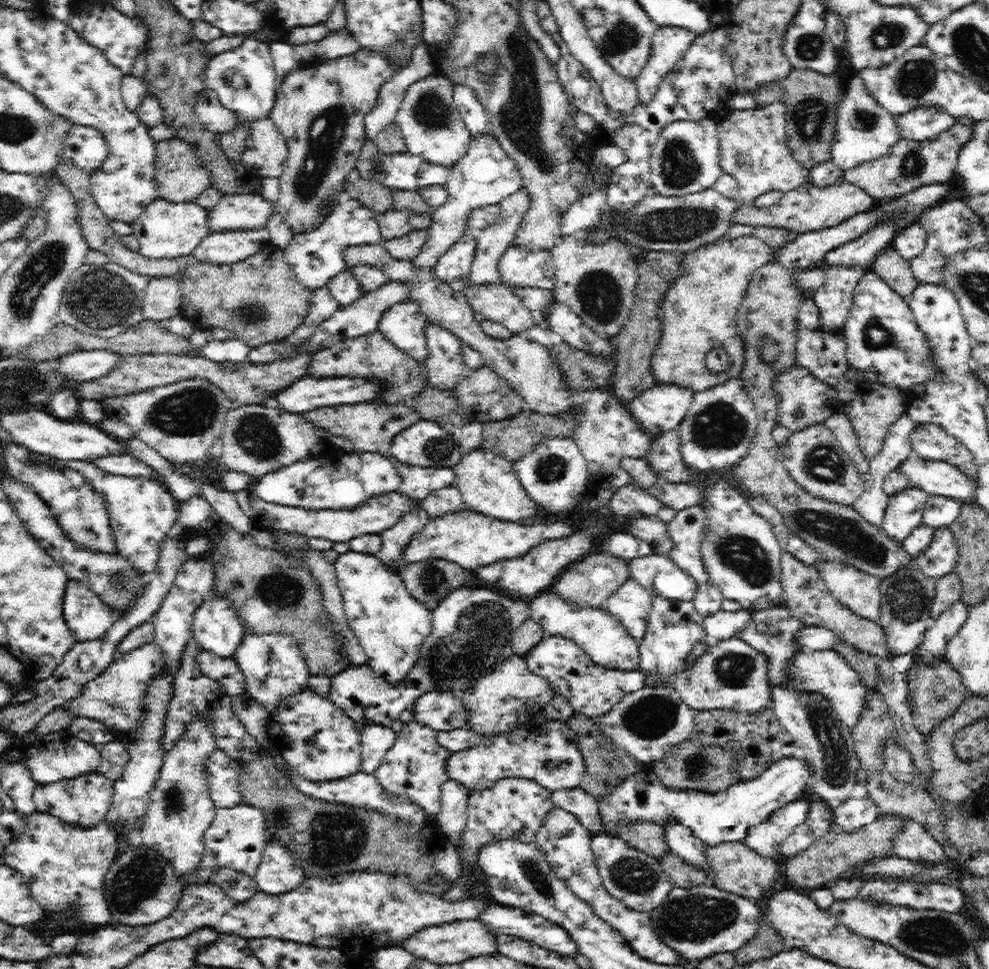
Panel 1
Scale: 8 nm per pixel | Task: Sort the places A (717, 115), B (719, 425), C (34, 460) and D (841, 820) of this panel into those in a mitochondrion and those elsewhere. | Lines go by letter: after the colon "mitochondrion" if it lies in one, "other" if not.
A: other
B: mitochondrion
C: other
D: other

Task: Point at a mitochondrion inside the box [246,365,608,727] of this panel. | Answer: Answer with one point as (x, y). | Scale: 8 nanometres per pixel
(478, 633)

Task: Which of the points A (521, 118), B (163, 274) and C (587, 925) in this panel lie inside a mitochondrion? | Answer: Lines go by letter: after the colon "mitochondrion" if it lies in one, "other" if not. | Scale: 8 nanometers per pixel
A: mitochondrion
B: other
C: other

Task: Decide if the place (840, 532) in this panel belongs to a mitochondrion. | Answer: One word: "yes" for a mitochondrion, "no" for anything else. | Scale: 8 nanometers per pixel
yes

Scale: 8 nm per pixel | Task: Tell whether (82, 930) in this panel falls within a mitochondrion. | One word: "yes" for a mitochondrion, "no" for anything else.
no

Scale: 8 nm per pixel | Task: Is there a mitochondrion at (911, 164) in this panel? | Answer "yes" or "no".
yes

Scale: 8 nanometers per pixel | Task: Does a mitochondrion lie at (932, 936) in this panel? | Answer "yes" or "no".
yes

